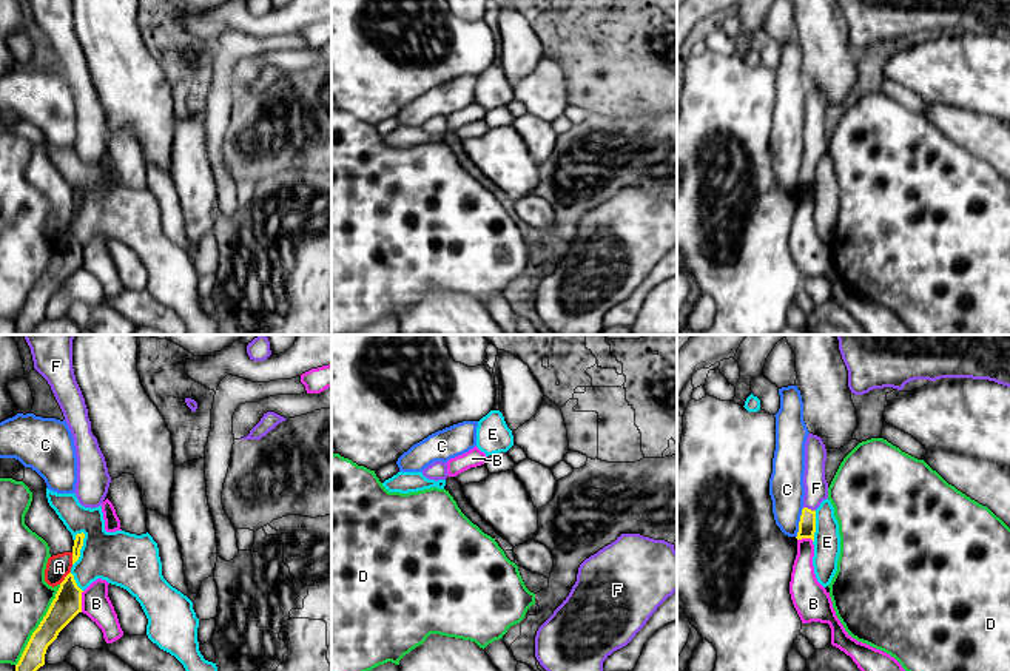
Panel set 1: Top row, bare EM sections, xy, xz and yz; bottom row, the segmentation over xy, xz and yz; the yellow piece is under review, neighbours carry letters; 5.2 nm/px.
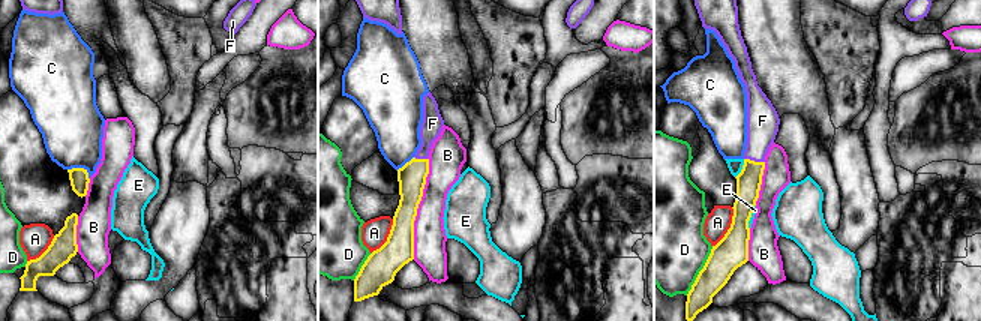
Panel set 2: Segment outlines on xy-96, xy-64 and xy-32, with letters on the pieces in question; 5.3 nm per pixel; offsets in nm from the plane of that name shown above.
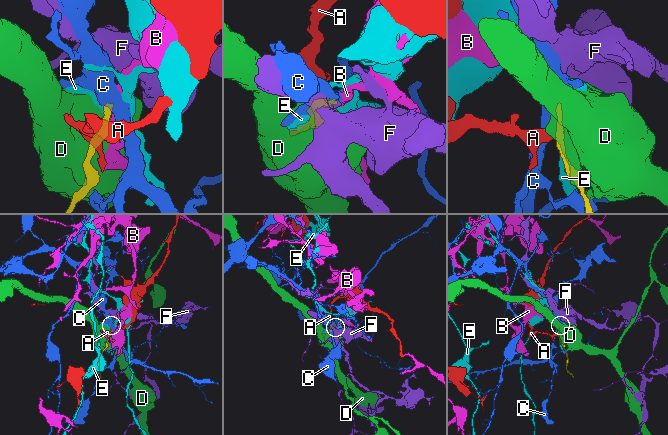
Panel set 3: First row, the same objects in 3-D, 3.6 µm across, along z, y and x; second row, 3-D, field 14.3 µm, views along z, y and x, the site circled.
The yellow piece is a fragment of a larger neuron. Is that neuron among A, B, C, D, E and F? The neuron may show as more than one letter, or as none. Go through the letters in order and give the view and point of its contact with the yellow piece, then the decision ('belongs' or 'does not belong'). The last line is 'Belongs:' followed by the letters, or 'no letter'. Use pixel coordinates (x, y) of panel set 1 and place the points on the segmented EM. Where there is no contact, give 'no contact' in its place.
A: xy (65, 577) | does not belong
B: xy (80, 602) | does not belong
C: yz (799, 523) | does not belong
D: xy (39, 625) | does not belong
E: xy (80, 548) | does not belong
F: yz (810, 509) | belongs
Belongs: F

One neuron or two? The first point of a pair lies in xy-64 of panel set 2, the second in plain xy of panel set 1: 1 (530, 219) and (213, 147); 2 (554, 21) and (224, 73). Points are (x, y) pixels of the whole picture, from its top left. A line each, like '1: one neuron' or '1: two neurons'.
1: two neurons
2: one neuron

